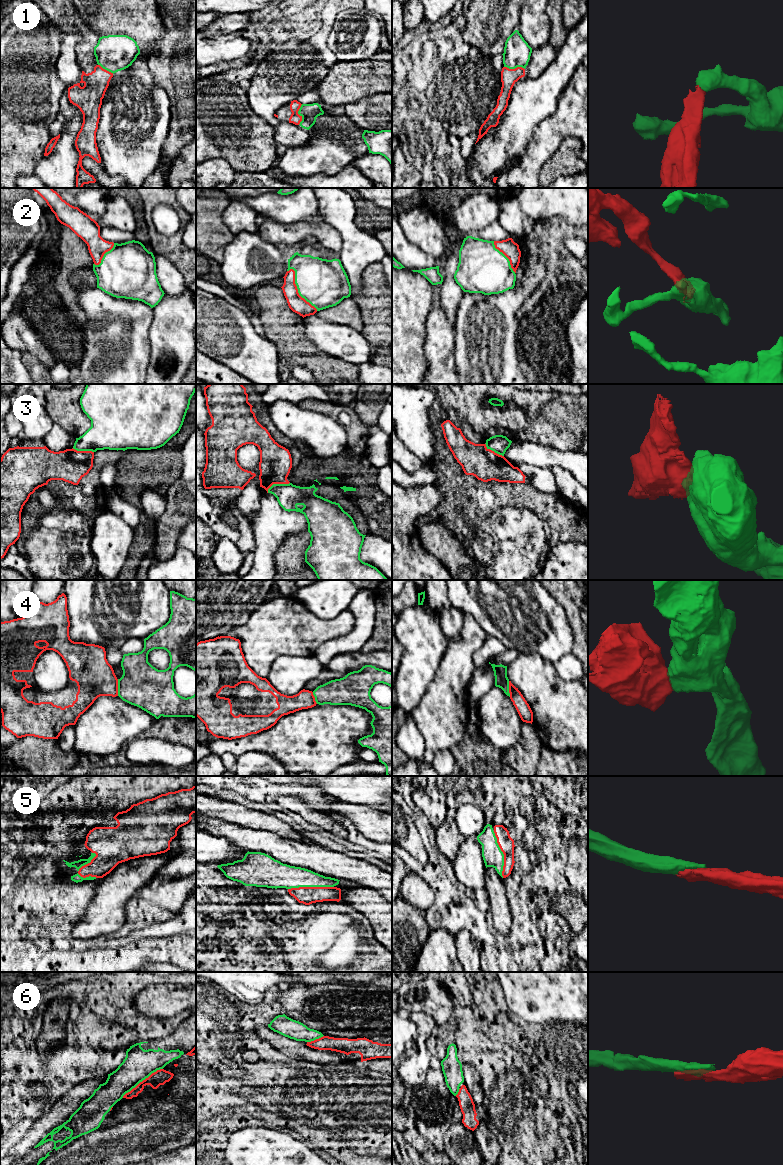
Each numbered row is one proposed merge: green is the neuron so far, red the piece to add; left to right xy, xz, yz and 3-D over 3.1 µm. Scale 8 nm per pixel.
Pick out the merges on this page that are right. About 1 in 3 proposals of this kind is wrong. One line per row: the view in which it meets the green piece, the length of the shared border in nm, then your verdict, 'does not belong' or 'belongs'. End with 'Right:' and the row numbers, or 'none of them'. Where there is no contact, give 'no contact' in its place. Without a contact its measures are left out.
1: contact in xz; length 170 nm; does not belong
2: contact in xz; length 400 nm; belongs
3: contact in xz; length 200 nm; does not belong
4: contact in xy; length 140 nm; does not belong
5: contact in yz; length 380 nm; belongs
6: contact in xy; length 400 nm; does not belong
Right: 2, 5

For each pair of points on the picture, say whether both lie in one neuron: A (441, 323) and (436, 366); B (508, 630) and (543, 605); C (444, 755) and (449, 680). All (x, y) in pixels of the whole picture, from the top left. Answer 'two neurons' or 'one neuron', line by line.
A: one neuron
B: one neuron
C: two neurons

